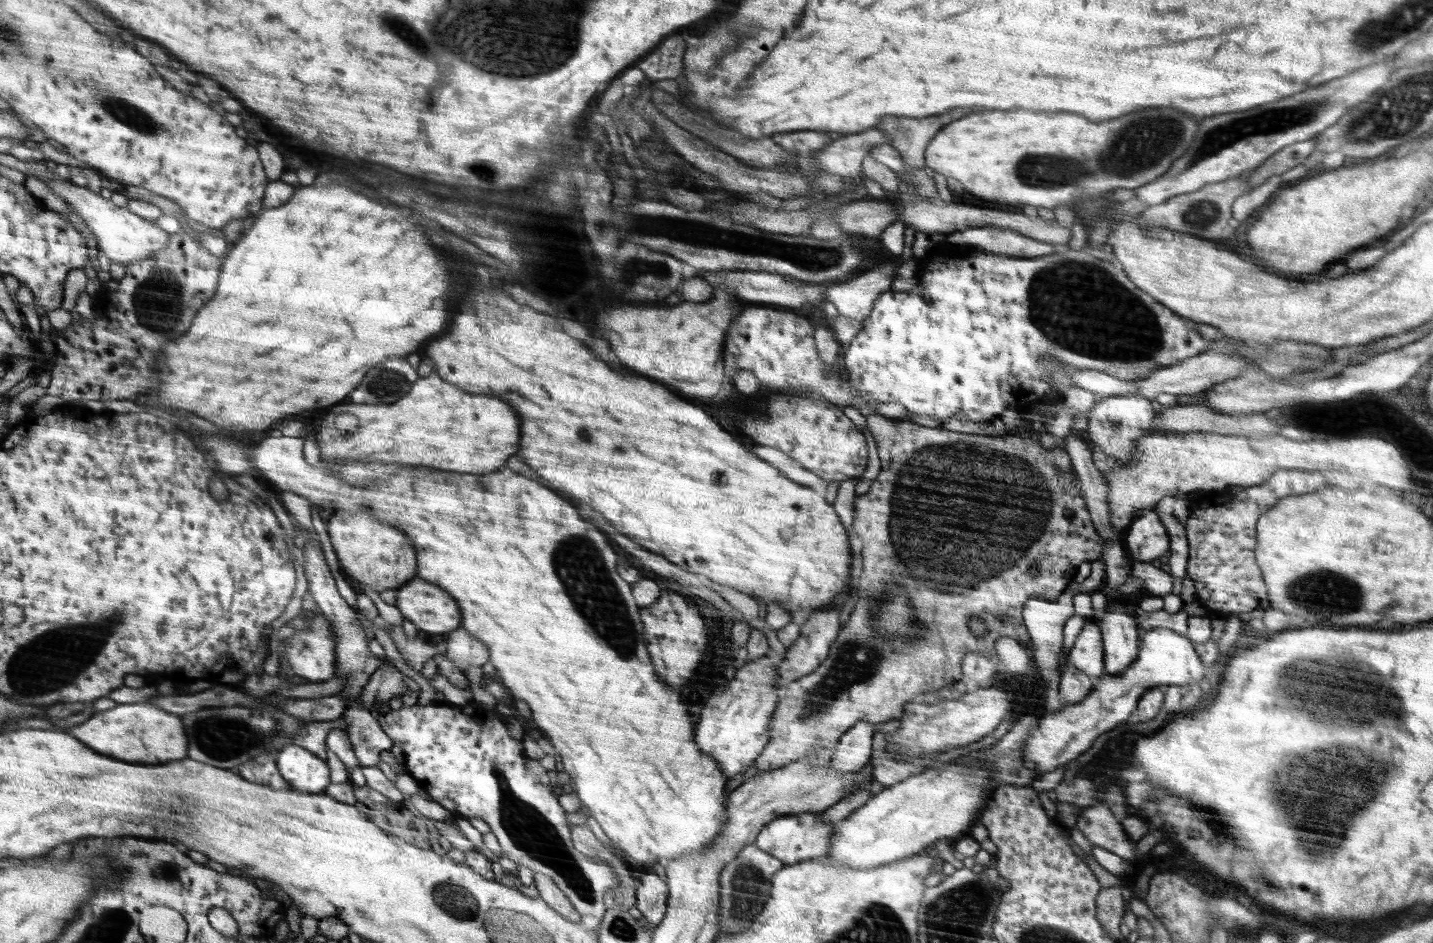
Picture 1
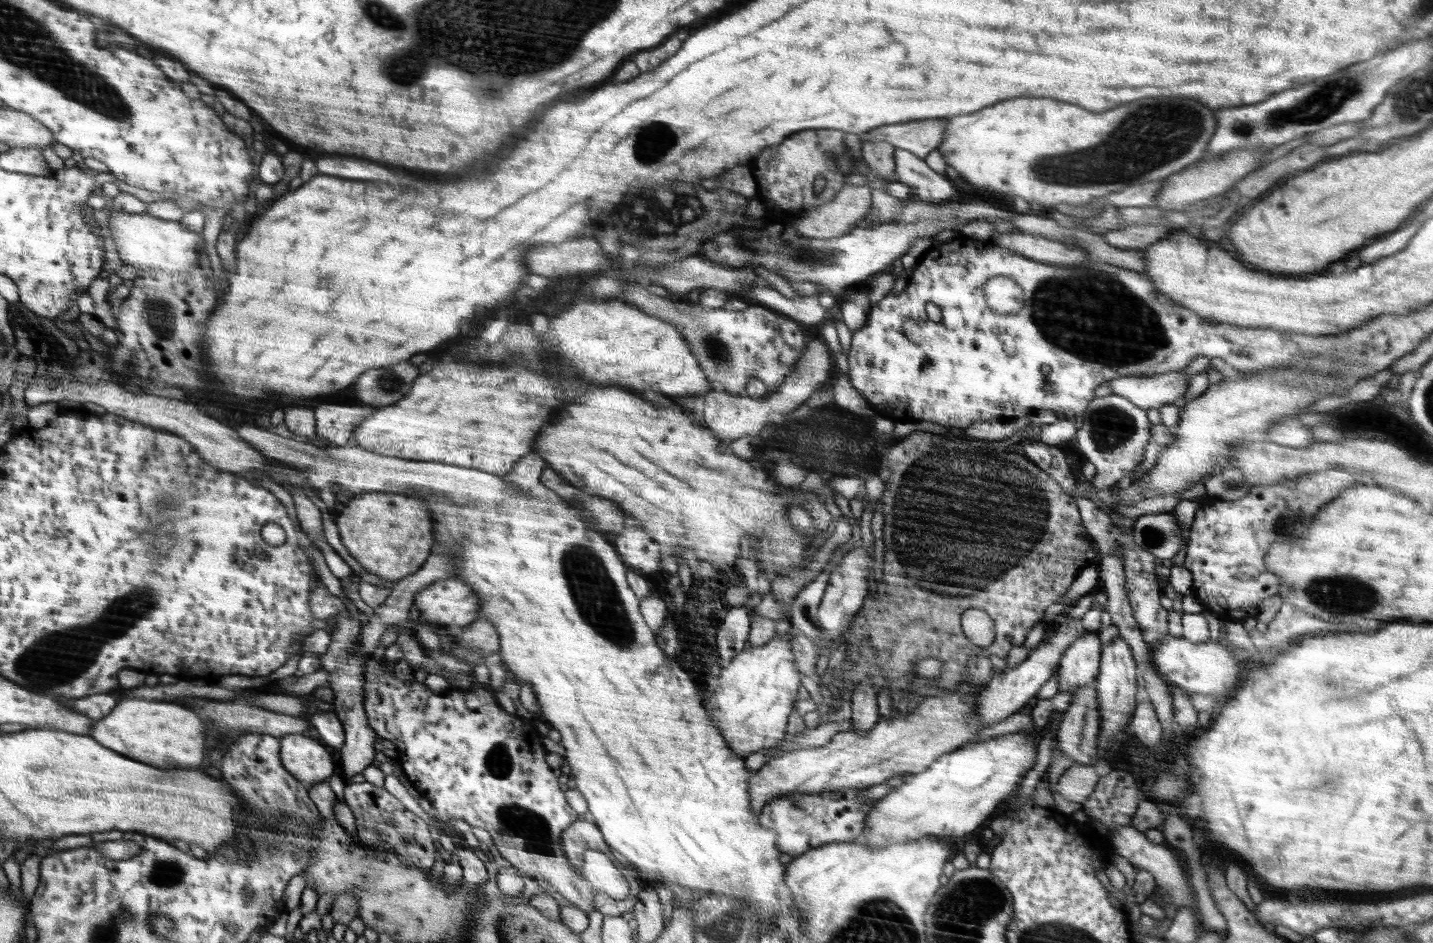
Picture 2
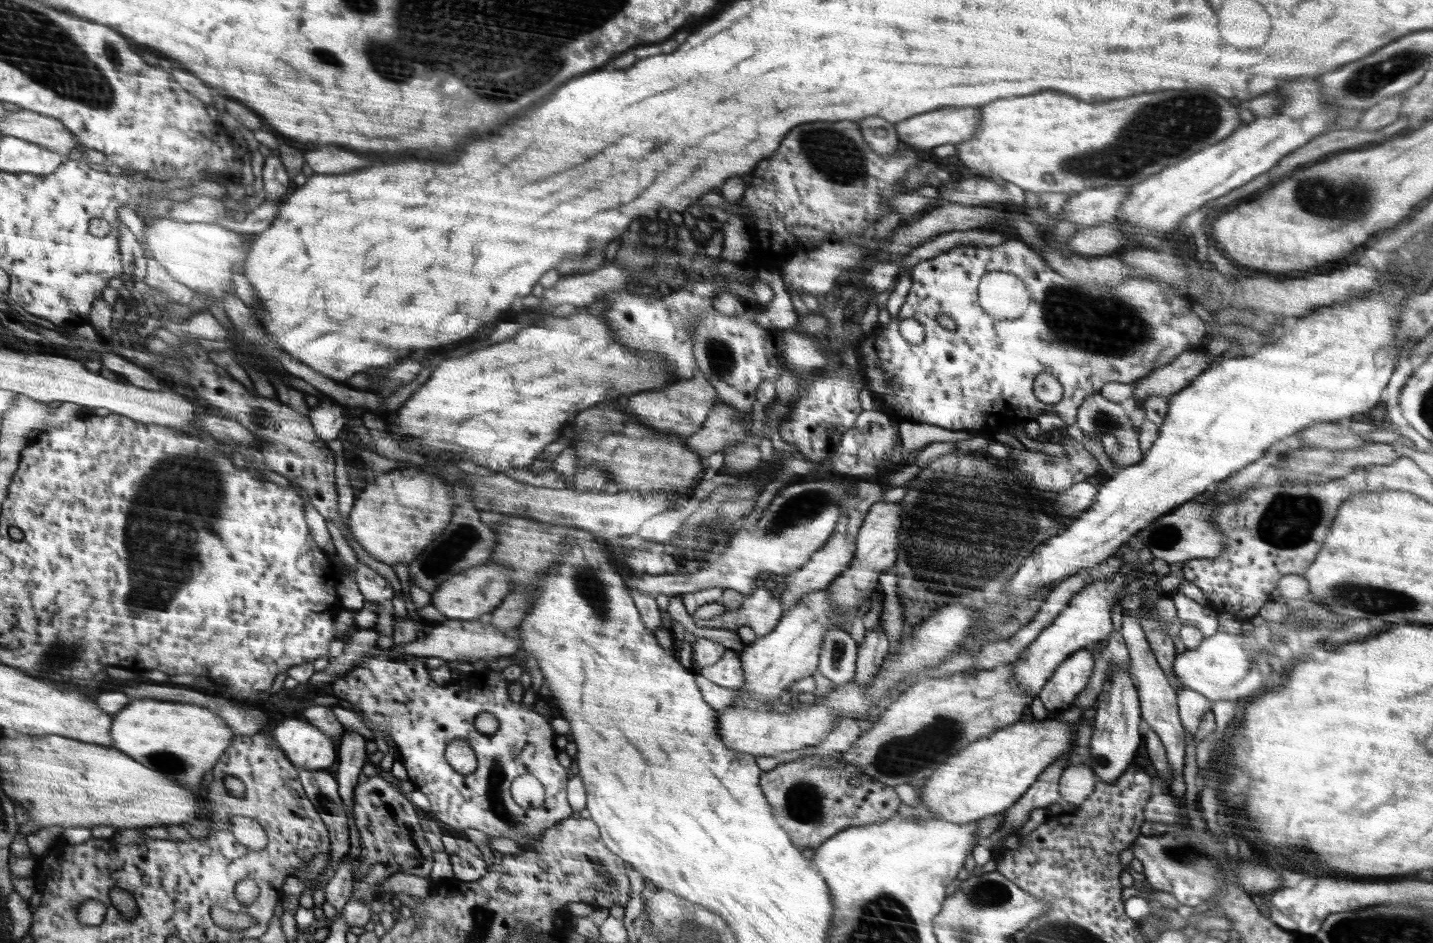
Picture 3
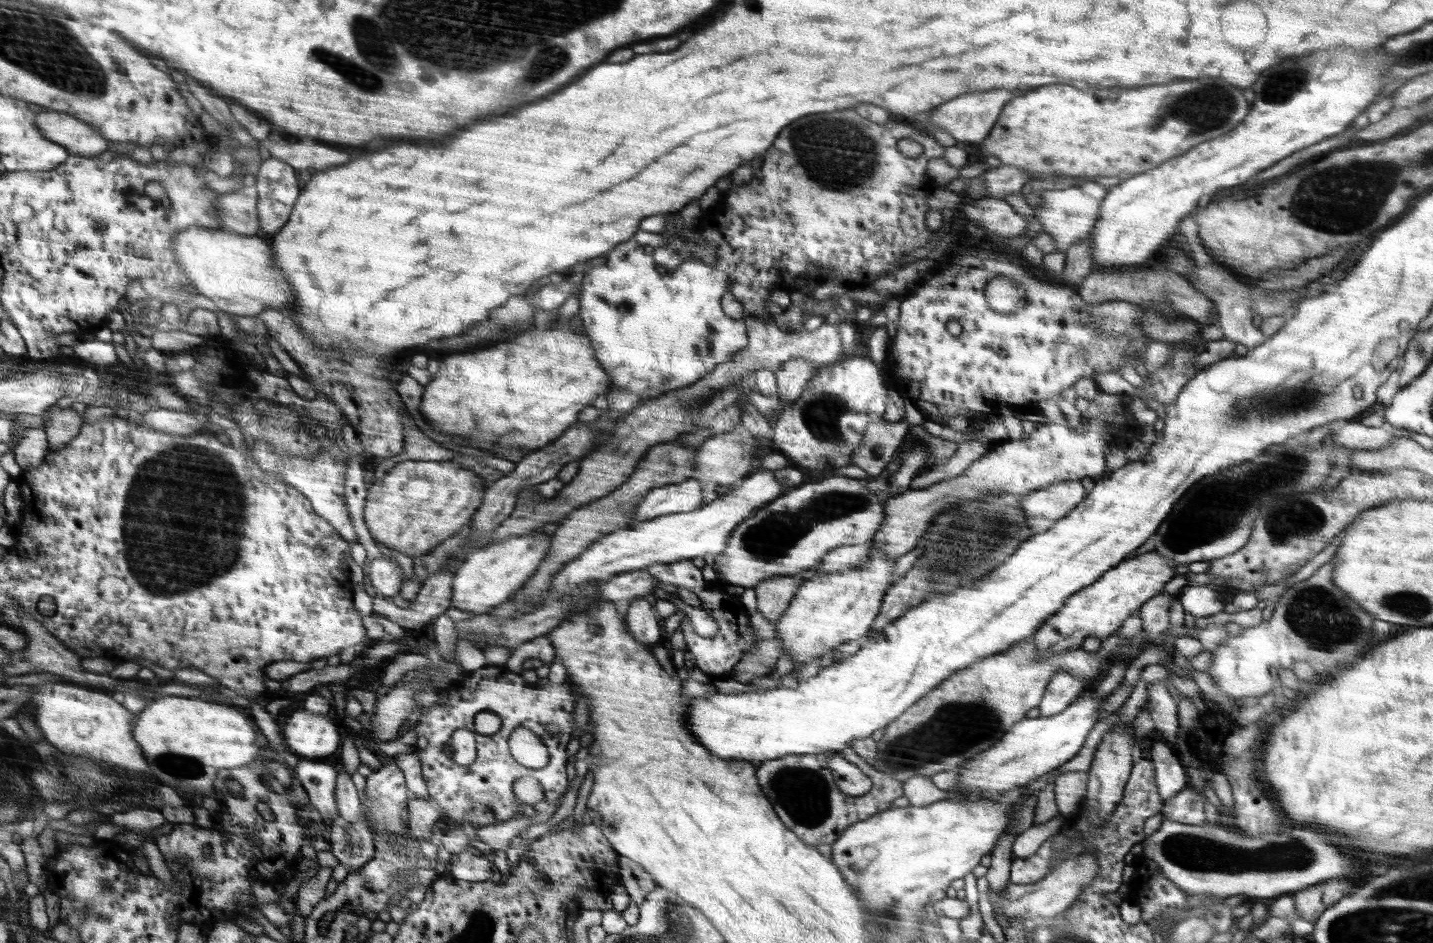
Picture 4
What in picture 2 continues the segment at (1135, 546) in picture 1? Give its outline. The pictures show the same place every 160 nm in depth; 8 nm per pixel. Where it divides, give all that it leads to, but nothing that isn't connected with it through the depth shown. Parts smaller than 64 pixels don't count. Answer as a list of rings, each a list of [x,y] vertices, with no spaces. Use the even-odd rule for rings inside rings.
[[[1164,512],[1158,514],[1141,515],[1133,524],[1132,534],[1134,542],[1142,550],[1150,552],[1154,557],[1162,560],[1173,559],[1181,549],[1182,542],[1189,538],[1189,531],[1182,531],[1177,520],[1174,517],[1174,512]]]

